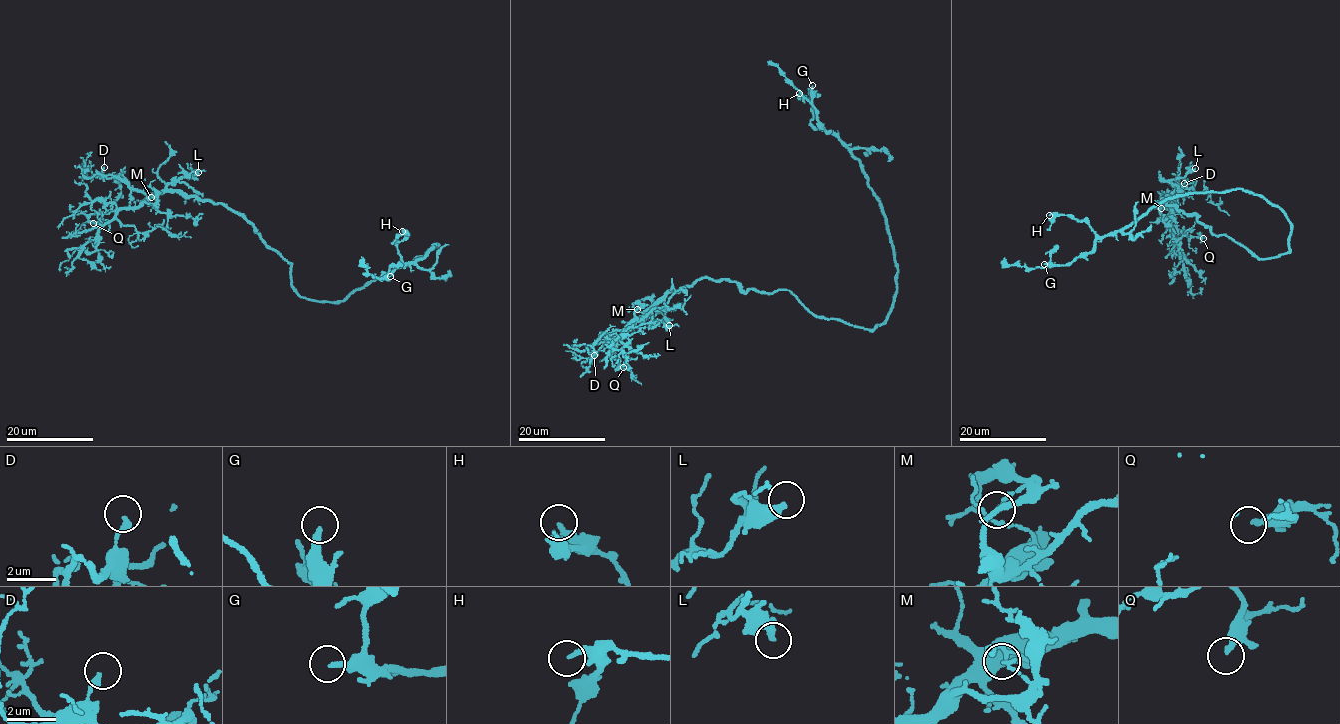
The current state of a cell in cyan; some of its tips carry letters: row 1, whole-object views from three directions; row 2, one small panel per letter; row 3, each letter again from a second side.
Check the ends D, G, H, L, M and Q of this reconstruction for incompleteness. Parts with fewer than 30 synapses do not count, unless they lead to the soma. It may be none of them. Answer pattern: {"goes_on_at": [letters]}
{"goes_on_at": ["G"]}

